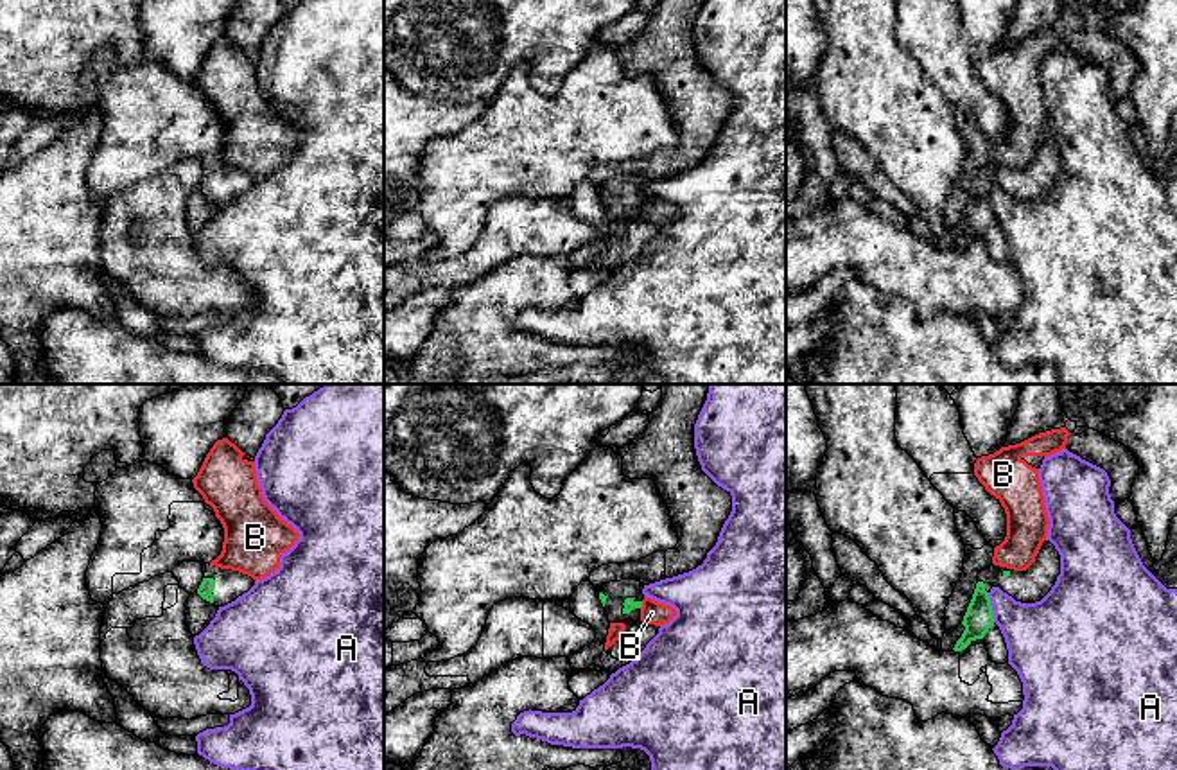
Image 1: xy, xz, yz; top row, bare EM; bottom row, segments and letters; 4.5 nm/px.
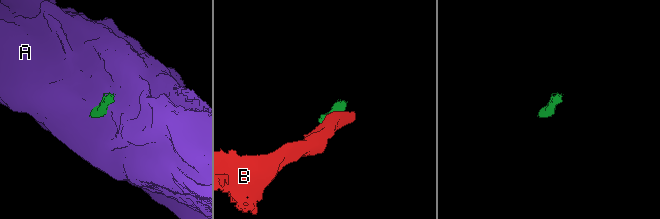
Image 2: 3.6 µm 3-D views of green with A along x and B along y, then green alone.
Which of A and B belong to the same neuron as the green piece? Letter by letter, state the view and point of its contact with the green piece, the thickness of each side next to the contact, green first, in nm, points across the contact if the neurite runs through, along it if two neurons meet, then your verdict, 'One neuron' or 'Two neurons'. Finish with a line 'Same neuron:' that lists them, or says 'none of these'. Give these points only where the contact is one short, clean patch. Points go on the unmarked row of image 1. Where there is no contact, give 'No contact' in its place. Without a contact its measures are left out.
A: Touches green at yz (991, 205). Thickness 130 nm (green) against 300 nm. Two neurons
B: Touches green at xz (641, 203). Thickness 50 nm (green) against 110 nm. Boundary: xz (643, 200), (639, 205). Two neurons
Same neuron: none of these

